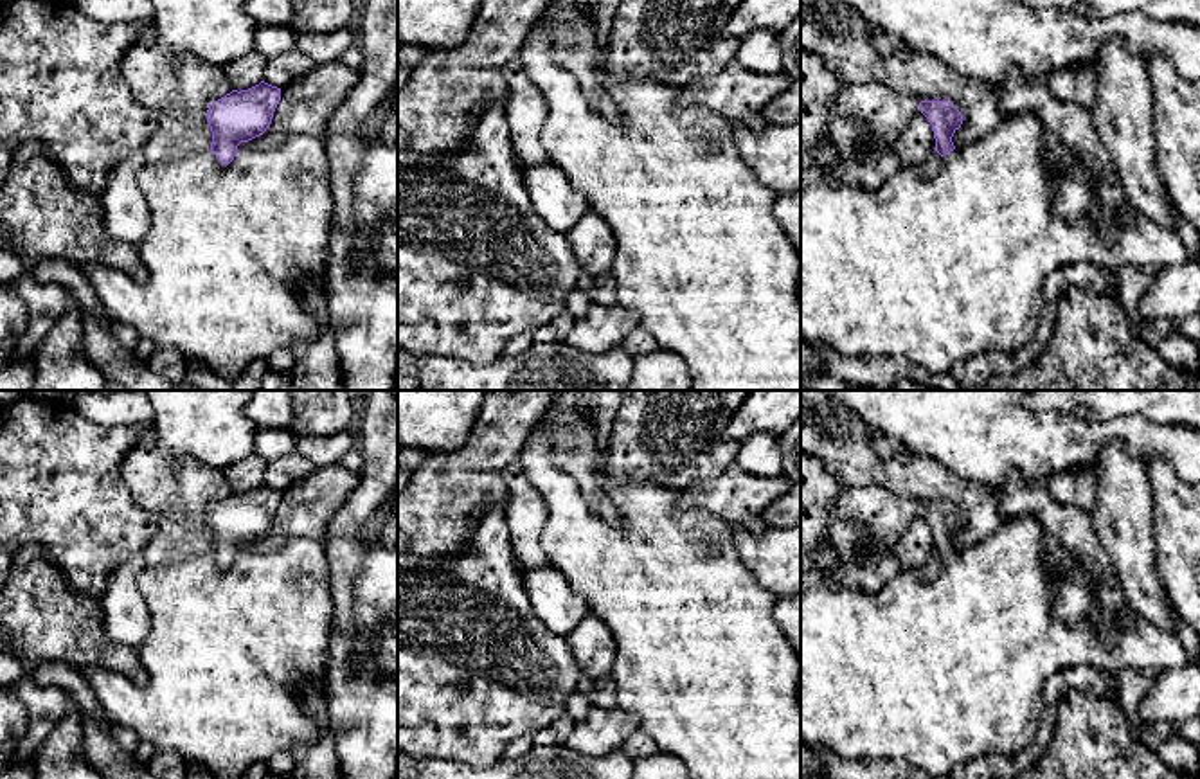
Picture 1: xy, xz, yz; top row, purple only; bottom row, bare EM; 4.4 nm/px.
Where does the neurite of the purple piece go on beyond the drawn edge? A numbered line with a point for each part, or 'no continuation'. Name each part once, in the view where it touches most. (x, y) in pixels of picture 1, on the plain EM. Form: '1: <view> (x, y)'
no continuation

